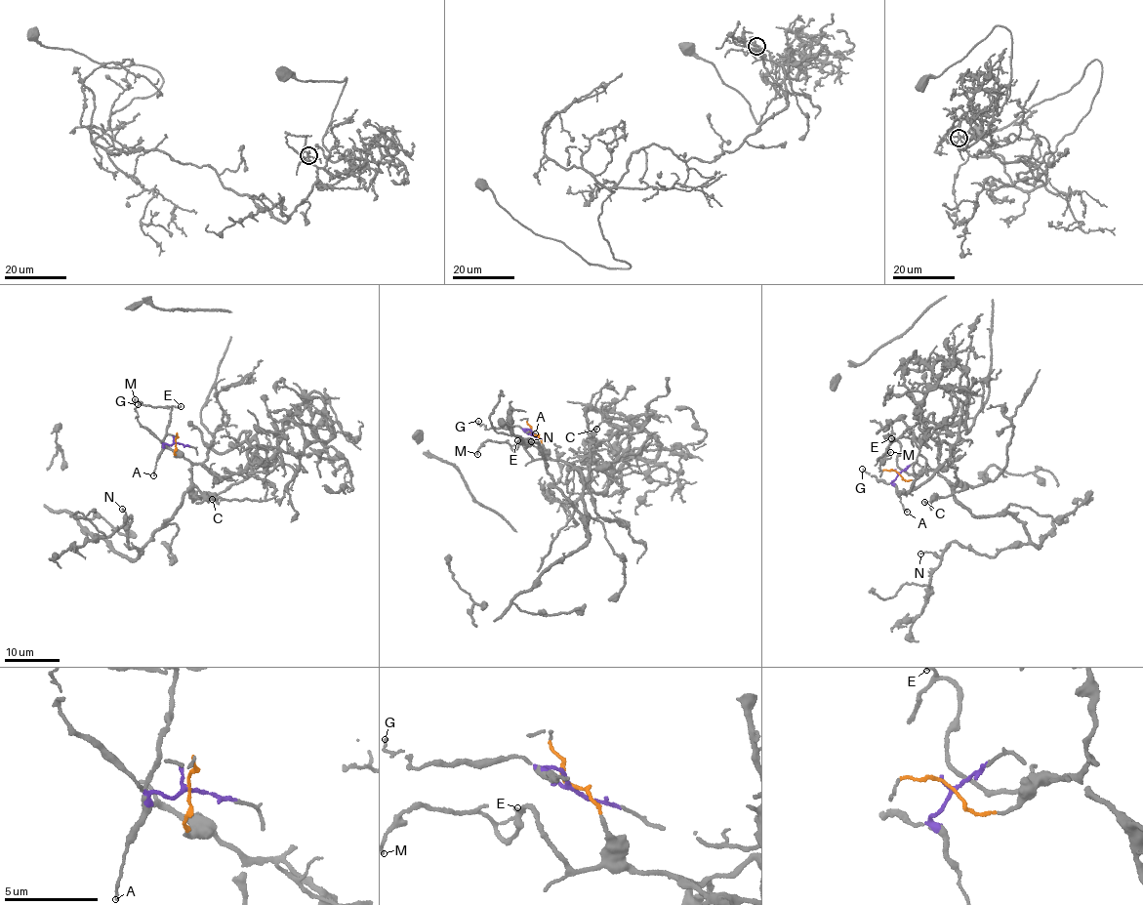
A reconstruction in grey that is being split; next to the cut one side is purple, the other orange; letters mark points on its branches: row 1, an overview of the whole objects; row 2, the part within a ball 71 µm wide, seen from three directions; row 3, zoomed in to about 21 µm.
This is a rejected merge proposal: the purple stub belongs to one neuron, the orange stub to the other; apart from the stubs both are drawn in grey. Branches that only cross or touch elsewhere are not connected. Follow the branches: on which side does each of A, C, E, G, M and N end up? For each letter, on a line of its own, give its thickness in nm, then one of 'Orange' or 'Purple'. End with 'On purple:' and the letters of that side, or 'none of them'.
A: Thickness 160 nm. Purple
C: Thickness 180 nm. Orange
E: Thickness 150 nm. Orange
G: Thickness 110 nm. Purple
M: Thickness 150 nm. Orange
N: Thickness 130 nm. Orange
On purple: A, G

